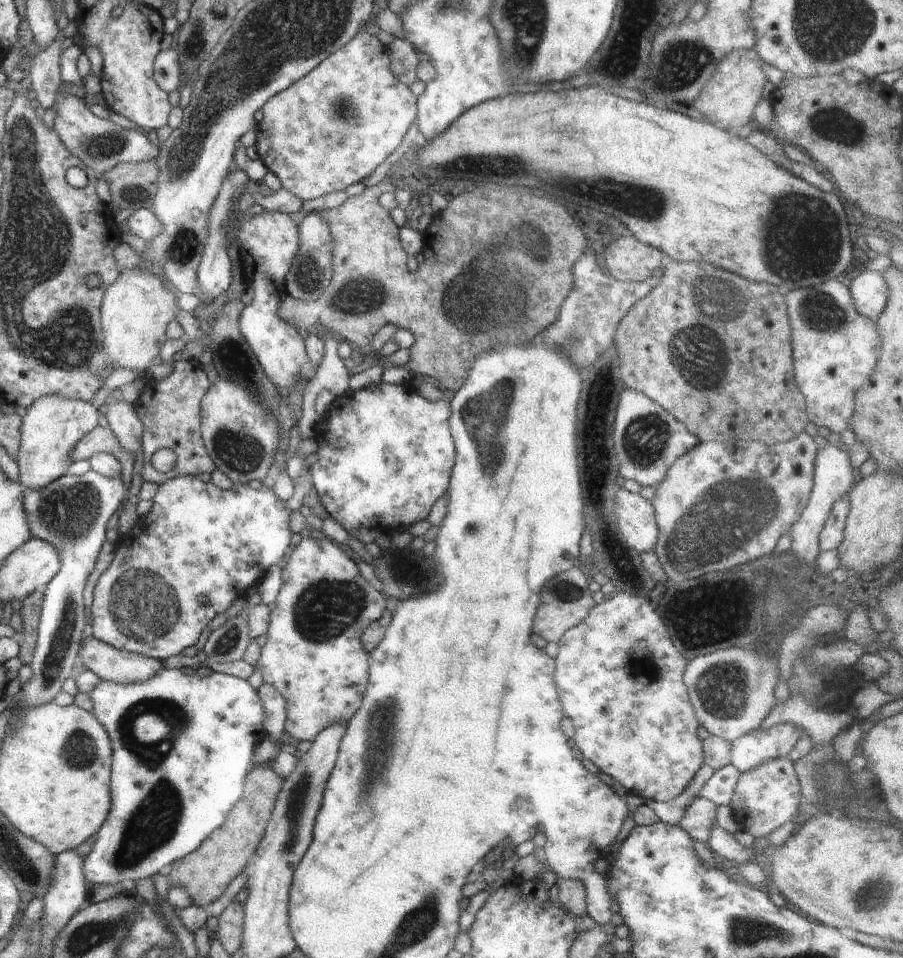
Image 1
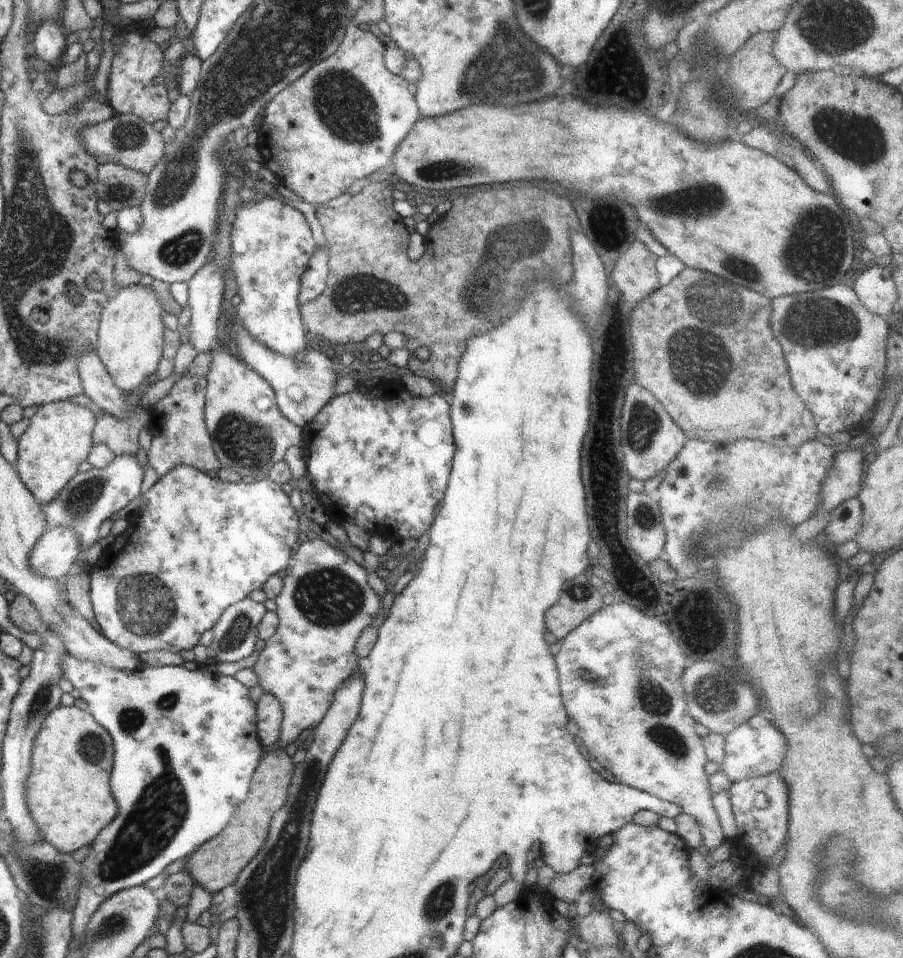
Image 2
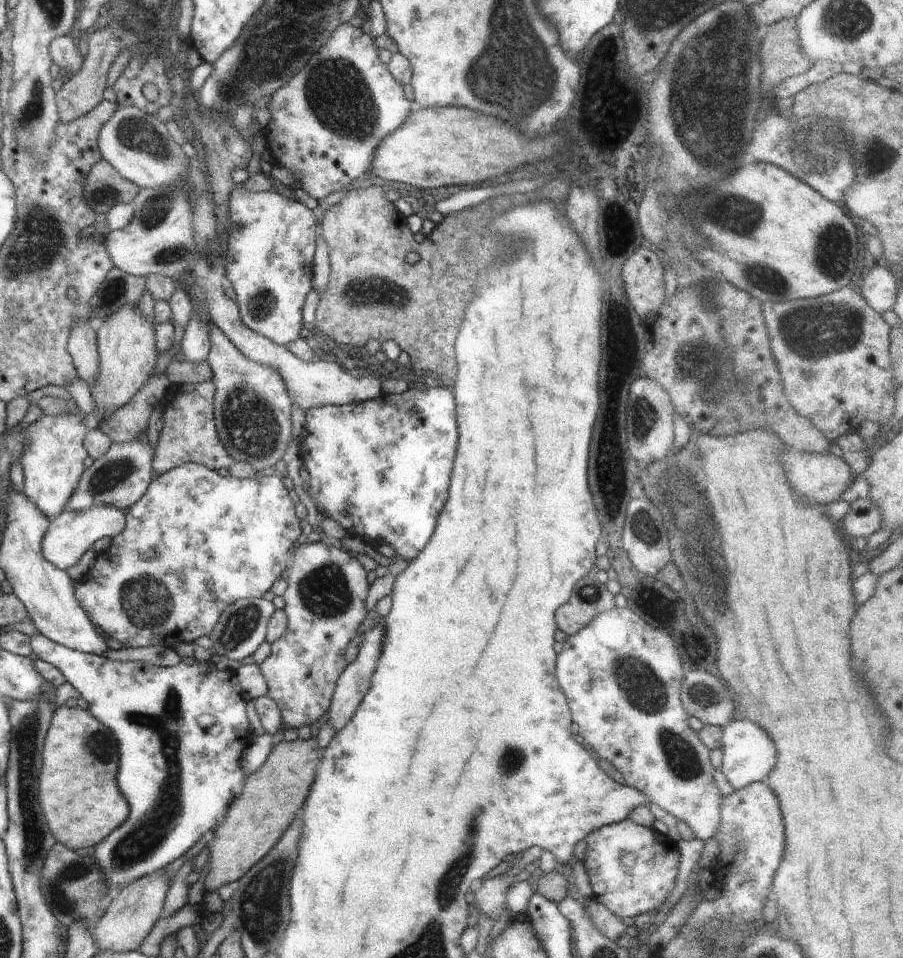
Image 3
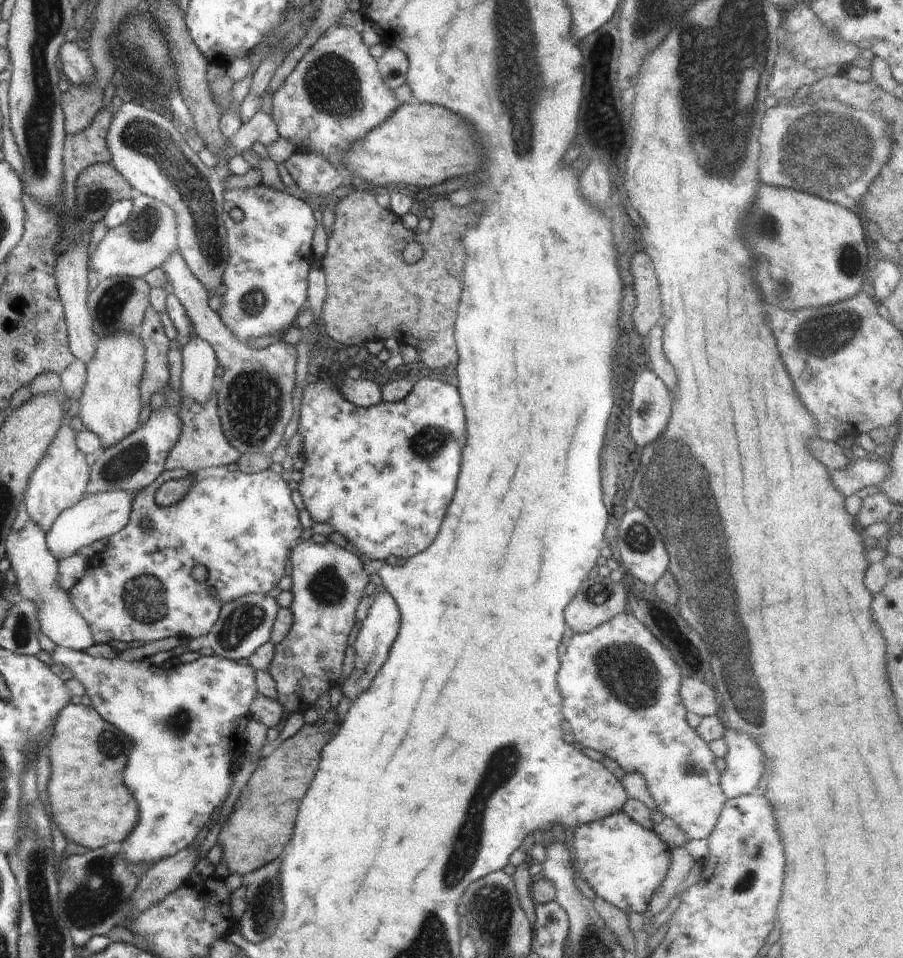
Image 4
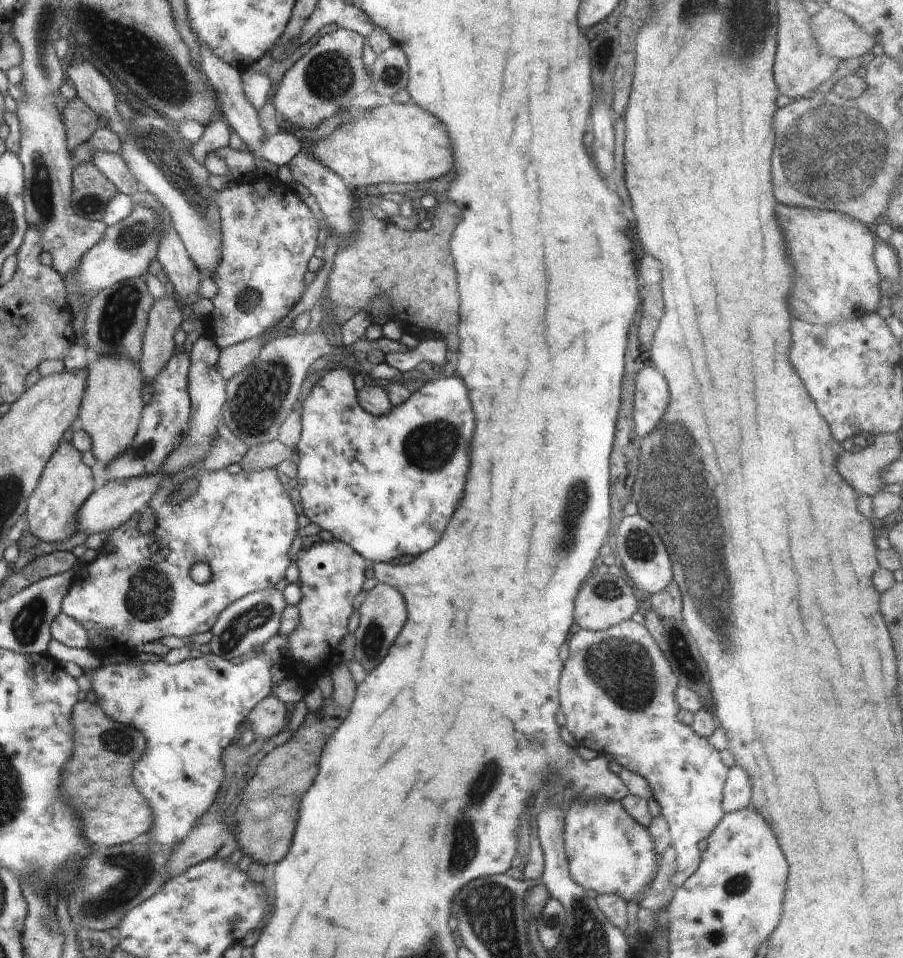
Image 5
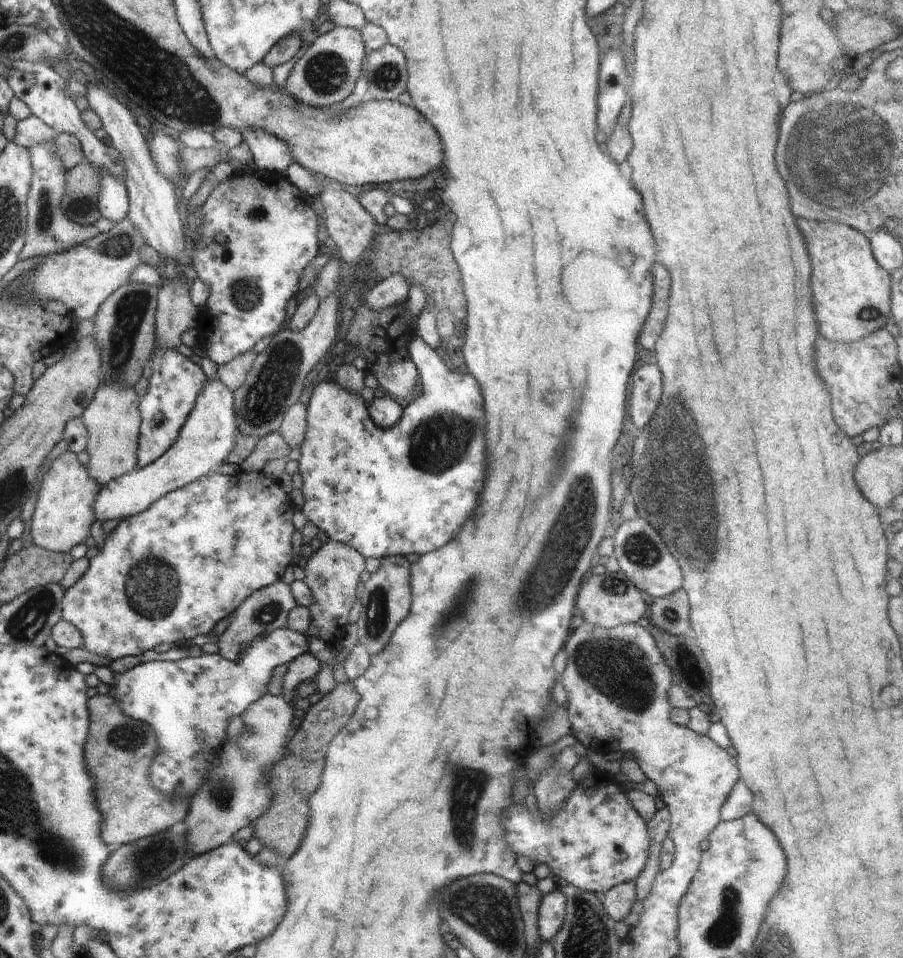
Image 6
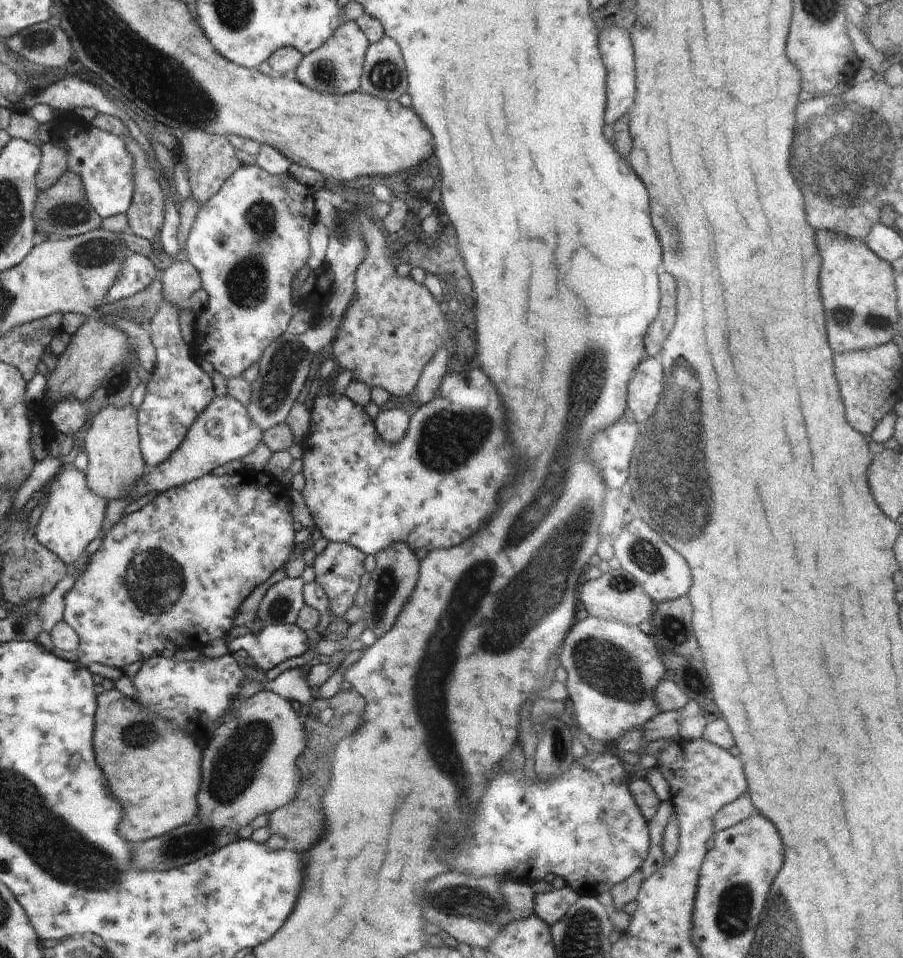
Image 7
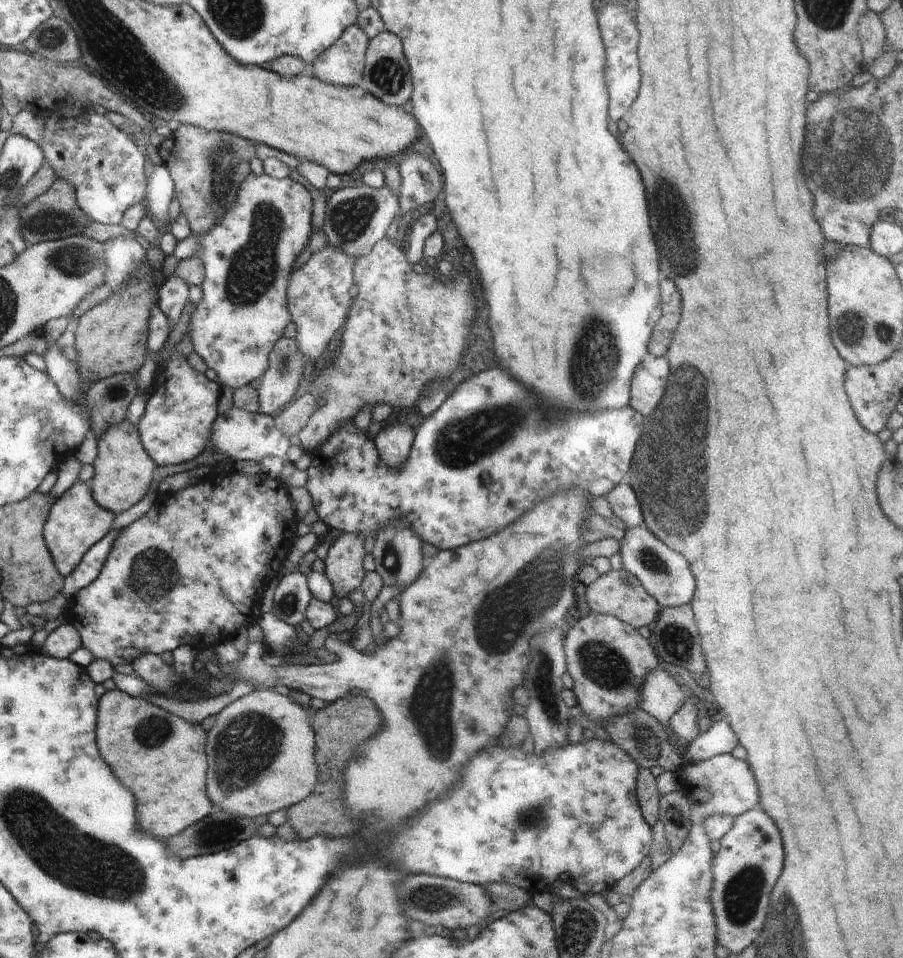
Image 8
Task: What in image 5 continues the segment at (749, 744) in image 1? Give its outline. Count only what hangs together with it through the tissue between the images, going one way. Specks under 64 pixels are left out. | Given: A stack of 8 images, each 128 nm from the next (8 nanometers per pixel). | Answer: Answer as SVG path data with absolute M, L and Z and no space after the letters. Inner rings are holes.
M740 766L728 769L723 786L722 806L726 813L742 810L750 804L750 778Z

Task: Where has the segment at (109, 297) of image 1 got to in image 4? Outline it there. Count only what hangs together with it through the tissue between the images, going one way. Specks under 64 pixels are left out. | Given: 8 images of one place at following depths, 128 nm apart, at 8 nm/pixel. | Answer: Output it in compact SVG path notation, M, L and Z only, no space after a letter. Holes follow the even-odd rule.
M136 330L116 331L98 340L94 358L86 363L86 383L78 400L80 411L76 413L82 424L102 441L102 450L115 446L136 431L140 404L140 380L146 370L146 349Z

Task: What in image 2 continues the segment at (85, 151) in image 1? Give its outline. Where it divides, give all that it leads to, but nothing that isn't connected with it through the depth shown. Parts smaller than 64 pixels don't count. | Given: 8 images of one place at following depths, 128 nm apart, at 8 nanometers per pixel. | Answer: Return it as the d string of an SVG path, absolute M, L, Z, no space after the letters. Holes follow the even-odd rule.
M116 114L112 119L106 120L92 128L84 130L84 144L88 146L88 152L96 156L100 164L112 163L122 166L134 172L148 176L160 163L166 150L166 142L161 132L156 131L155 126L134 114Z

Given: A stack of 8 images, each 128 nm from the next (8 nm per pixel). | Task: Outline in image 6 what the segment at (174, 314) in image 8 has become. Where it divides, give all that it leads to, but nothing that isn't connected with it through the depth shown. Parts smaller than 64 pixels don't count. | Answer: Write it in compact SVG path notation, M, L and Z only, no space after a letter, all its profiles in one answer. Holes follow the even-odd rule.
M156 347L149 364L152 375L149 378L148 392L140 399L140 416L143 416L139 440L140 469L152 464L176 442L207 379L198 363L189 359L188 352L183 349Z

